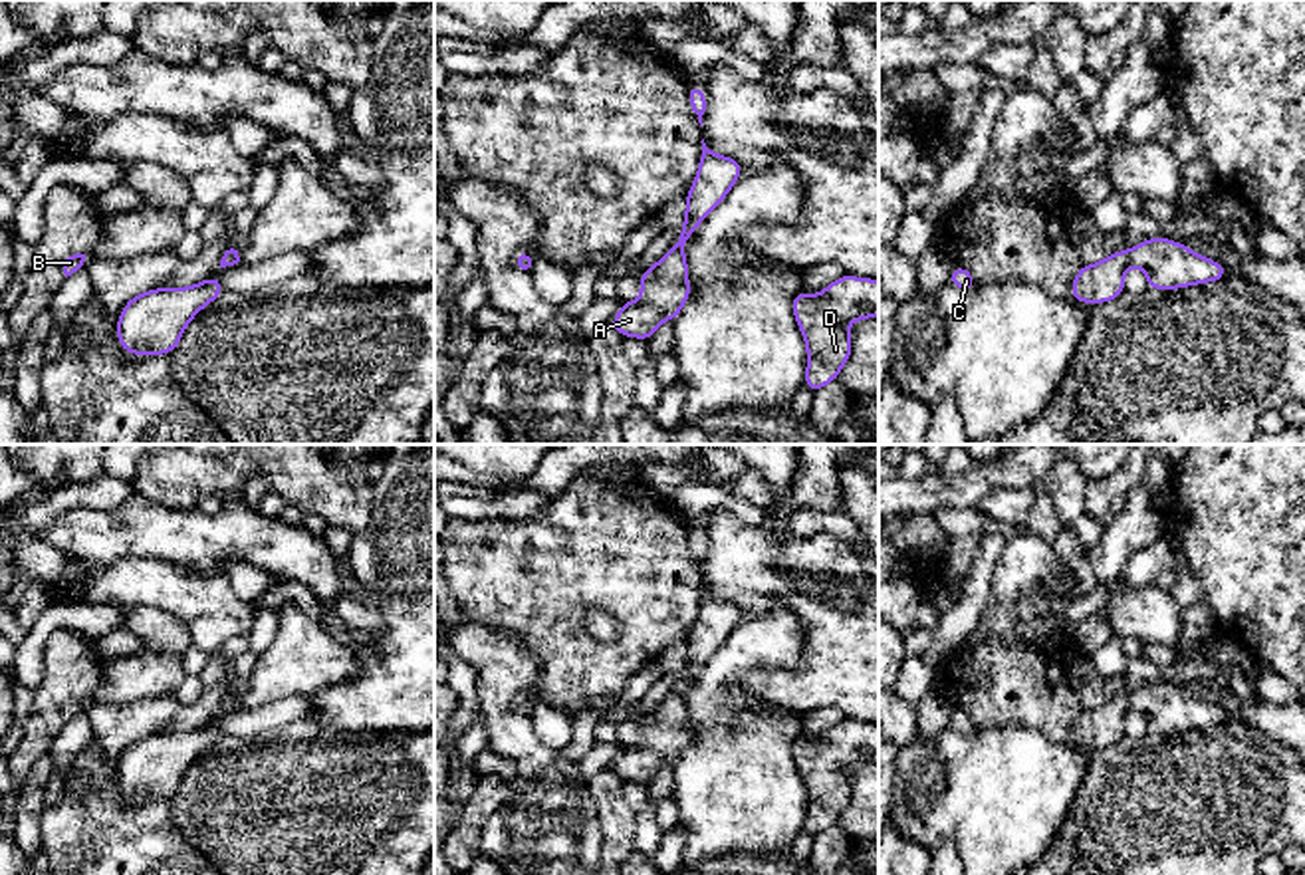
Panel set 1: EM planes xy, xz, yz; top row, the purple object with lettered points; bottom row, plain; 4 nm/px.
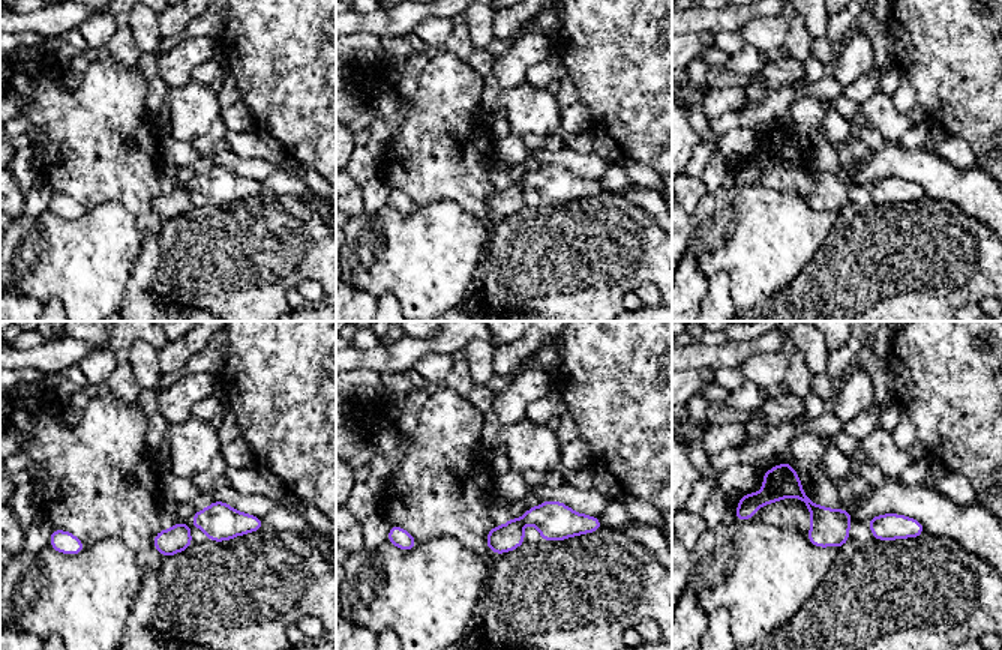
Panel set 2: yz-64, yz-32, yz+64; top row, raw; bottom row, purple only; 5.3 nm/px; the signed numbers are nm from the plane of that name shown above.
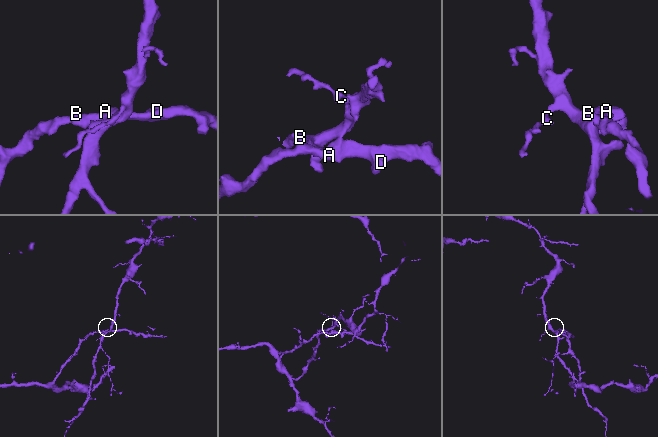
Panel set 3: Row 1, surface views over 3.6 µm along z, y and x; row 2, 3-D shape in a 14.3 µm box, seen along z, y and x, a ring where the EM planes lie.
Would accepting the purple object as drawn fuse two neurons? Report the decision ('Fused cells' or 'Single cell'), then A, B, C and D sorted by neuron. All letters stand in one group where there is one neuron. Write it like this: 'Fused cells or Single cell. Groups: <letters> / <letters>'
Fused cells. Groups: A B D / C

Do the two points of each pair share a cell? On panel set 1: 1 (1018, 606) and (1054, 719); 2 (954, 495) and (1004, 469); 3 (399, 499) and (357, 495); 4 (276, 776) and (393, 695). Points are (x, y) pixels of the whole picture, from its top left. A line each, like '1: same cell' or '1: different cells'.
1: same cell
2: same cell
3: different cells
4: different cells

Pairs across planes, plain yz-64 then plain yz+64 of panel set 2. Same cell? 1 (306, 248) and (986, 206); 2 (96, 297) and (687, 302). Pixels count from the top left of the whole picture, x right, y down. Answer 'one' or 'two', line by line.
1: two
2: two

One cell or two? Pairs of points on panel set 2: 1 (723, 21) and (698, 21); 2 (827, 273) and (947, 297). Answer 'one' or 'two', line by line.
1: one
2: one

